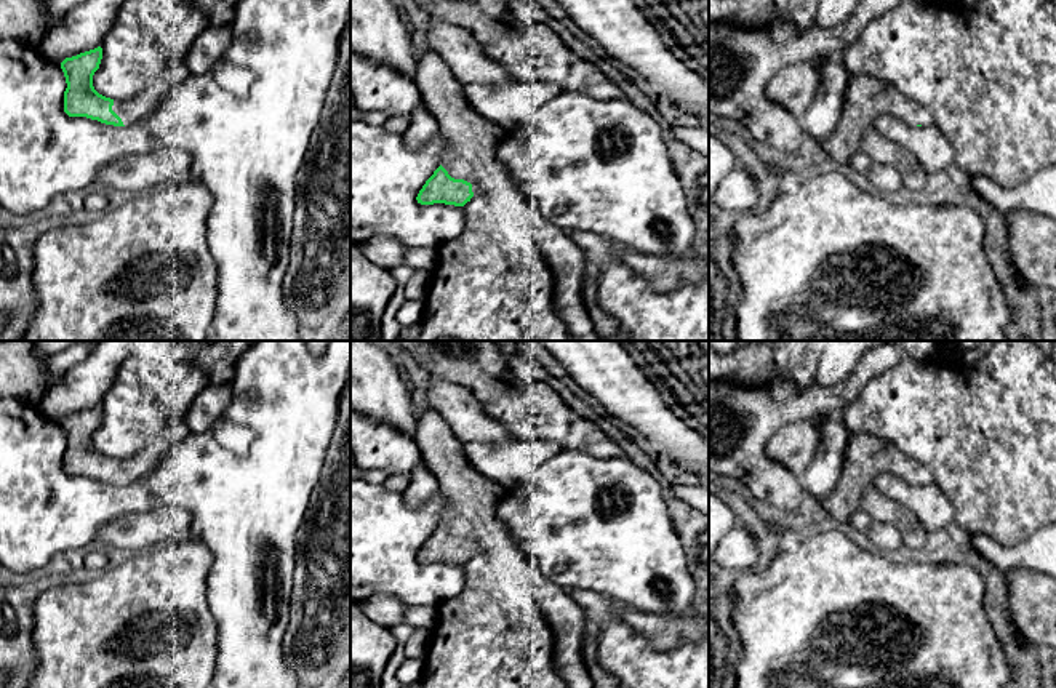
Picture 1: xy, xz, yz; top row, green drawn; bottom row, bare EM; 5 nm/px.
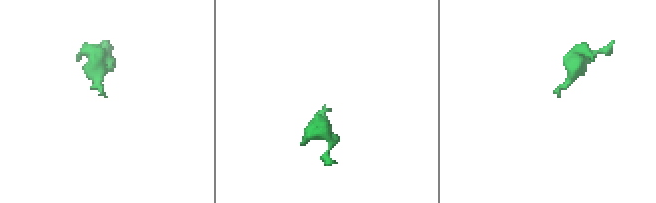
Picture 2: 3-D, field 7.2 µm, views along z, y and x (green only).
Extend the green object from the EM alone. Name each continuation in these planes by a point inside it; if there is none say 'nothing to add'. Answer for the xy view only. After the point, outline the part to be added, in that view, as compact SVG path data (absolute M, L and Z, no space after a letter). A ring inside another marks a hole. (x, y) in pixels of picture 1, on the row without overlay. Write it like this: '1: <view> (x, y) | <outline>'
1: xy (143, 463) | M171 419L162 432L133 458L114 459L112 469L122 477L125 485L131 485L155 470L160 461L187 432L189 429L184 419Z

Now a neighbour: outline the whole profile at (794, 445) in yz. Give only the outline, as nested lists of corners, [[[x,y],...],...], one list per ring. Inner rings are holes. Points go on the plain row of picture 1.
[[[819,413],[782,426],[768,442],[766,454],[800,477],[819,445],[819,426],[827,414]]]

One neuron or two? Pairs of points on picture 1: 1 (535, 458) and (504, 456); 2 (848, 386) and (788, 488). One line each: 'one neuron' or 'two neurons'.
1: one neuron
2: one neuron

